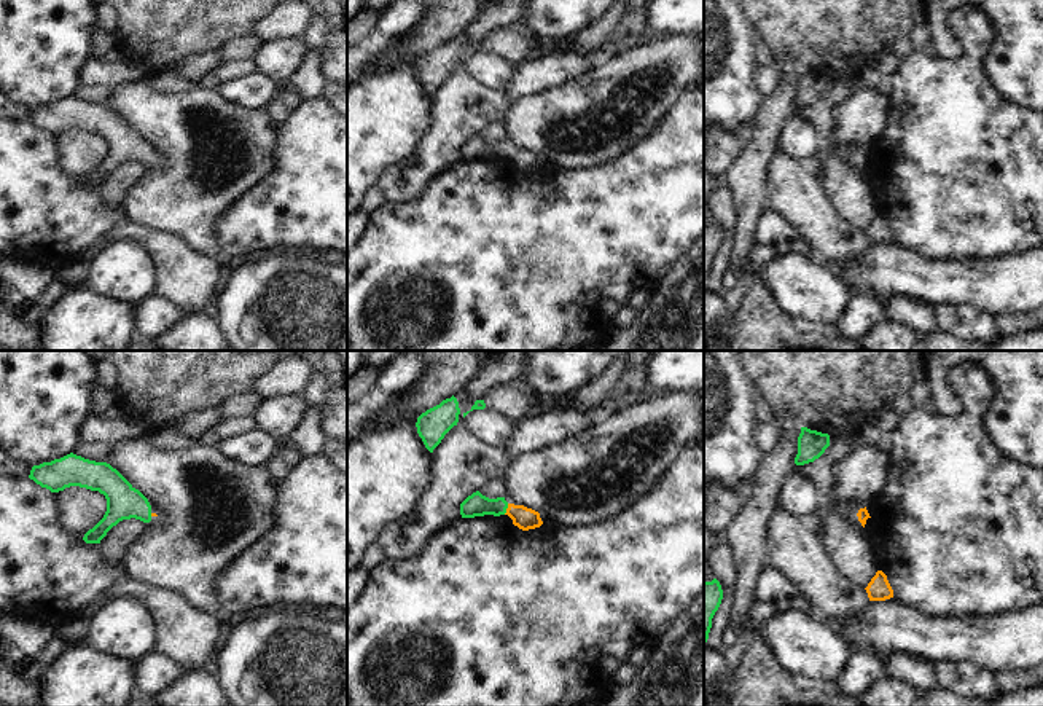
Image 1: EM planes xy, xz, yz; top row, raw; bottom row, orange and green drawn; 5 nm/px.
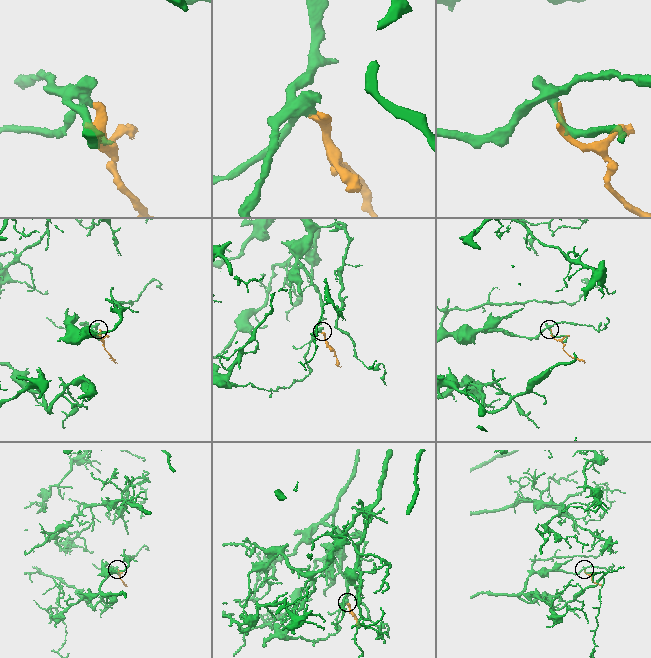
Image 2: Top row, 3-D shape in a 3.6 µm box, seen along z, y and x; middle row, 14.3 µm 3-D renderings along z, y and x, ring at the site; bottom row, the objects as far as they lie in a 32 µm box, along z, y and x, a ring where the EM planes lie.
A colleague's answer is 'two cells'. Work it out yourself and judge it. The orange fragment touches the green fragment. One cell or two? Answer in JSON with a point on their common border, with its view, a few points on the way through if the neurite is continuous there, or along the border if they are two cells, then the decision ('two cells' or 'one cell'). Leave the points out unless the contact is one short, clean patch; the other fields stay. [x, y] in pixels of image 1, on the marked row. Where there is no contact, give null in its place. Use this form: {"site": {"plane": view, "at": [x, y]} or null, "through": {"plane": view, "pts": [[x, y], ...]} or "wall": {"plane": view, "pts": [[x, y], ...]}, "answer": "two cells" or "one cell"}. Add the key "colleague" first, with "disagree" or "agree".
{"colleague": "disagree", "site": {"plane": "xz", "at": [507, 509]}, "through": {"plane": "xz", "pts": [[524, 518], [507, 509], [476, 504]]}, "answer": "one cell"}

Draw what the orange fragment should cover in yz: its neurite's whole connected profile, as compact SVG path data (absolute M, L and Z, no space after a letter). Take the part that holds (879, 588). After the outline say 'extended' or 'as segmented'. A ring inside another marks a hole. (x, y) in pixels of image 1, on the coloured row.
M877 571L865 588L869 601L885 601L893 598L893 590L887 580L887 575L882 571Z | as segmented

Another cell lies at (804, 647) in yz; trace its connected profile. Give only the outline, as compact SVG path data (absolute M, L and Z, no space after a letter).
M779 612L760 633L779 666L801 682L833 685L850 657L847 644L806 612Z

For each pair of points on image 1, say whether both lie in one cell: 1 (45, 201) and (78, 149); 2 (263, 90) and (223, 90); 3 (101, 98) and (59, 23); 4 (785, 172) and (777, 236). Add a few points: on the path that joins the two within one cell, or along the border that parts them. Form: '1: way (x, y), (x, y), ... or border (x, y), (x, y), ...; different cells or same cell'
1: border (54, 136), (59, 166), (70, 176), (85, 176); different cells
2: way (253, 90), (233, 90); same cell
3: border (80, 85), (70, 94); different cells
4: border (771, 206), (806, 243); different cells

